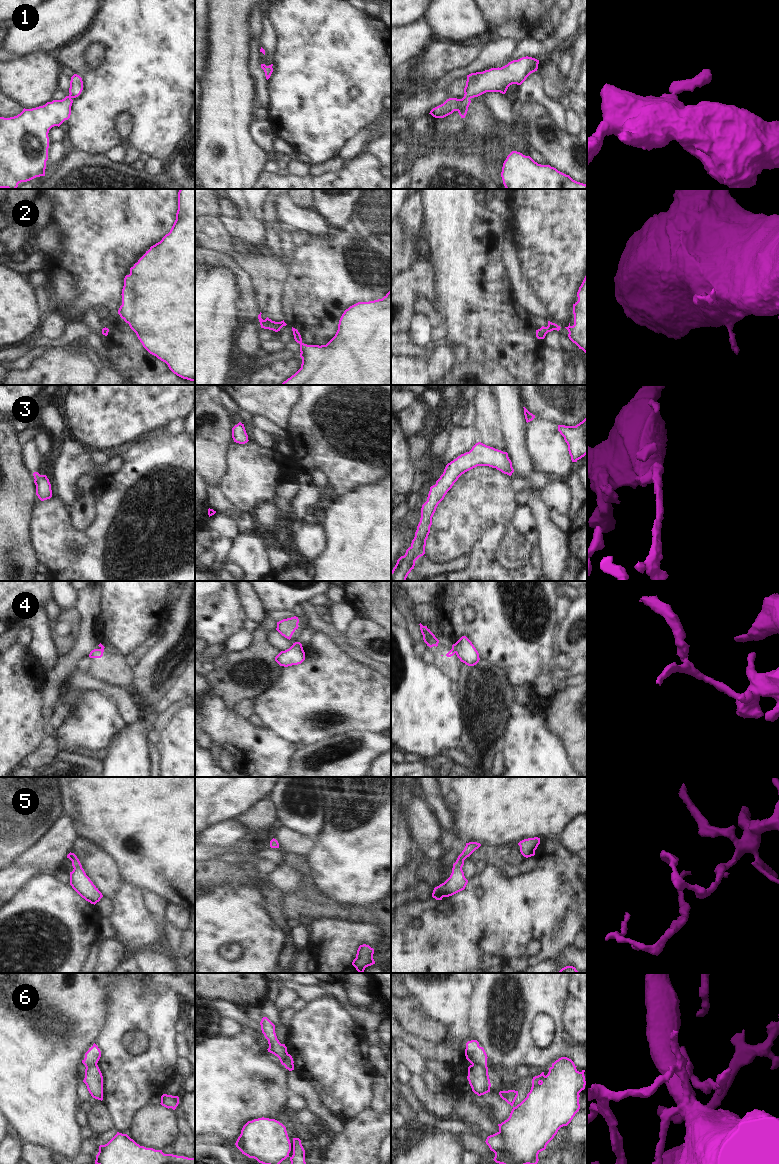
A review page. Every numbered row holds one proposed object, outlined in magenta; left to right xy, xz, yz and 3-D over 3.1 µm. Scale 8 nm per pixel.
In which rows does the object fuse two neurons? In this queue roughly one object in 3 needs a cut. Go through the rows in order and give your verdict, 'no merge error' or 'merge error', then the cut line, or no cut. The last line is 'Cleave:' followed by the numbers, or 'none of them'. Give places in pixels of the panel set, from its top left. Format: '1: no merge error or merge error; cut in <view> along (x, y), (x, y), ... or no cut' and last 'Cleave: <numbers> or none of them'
1: no merge error; no cut
2: no merge error; no cut
3: no merge error; no cut
4: merge error; cut in yz along (452, 647), (455, 652)
5: no merge error; no cut
6: merge error; cut in yz along (472, 1063), (478, 1063), (487, 1071)
Cleave: 4, 6

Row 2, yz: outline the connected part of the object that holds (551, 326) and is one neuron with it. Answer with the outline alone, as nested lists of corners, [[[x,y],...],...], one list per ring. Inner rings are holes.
[[[548,321],[548,326],[547,327],[542,326],[540,329],[536,330],[536,337],[538,339],[544,339],[548,332],[551,332],[553,330],[559,331],[560,328],[561,327],[558,326],[557,324]]]

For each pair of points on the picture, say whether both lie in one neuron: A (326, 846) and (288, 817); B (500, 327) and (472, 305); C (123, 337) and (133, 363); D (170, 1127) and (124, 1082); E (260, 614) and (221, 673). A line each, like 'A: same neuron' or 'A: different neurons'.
A: different neurons
B: same neuron
C: same neuron
D: different neurons
E: different neurons

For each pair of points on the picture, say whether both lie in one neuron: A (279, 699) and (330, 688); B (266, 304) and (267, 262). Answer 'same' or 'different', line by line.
A: same
B: same

